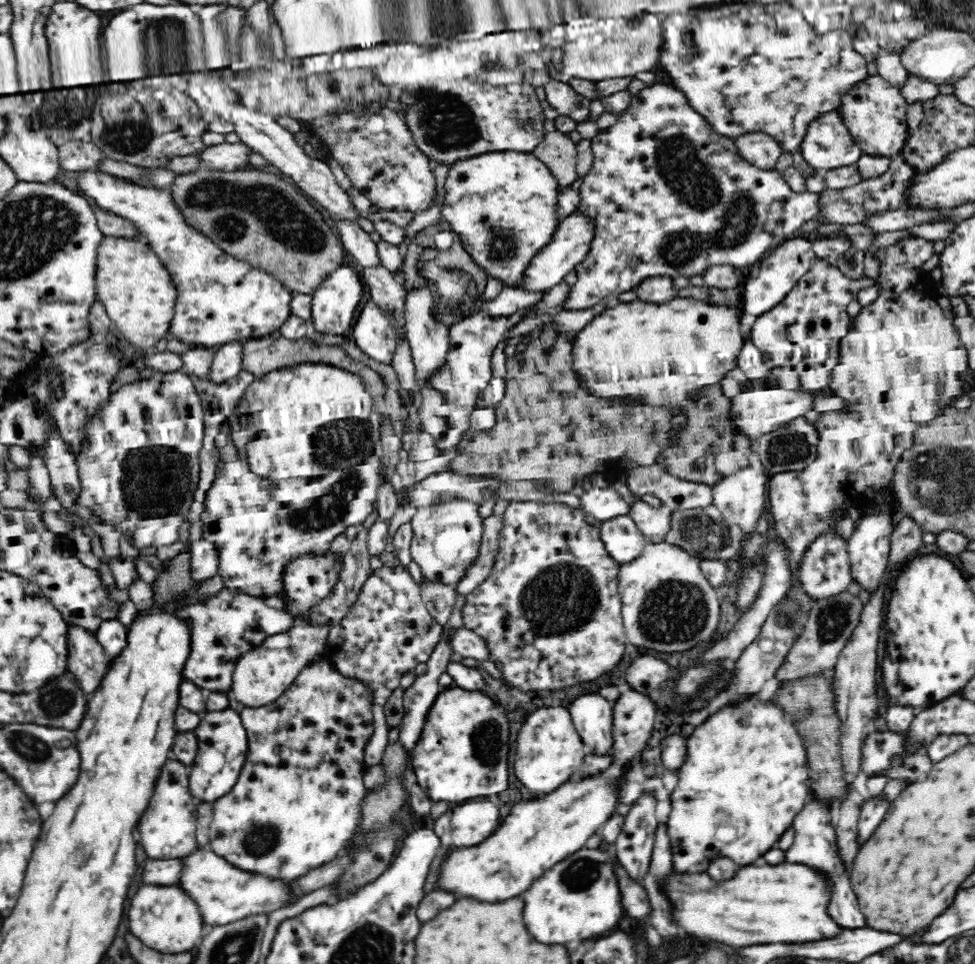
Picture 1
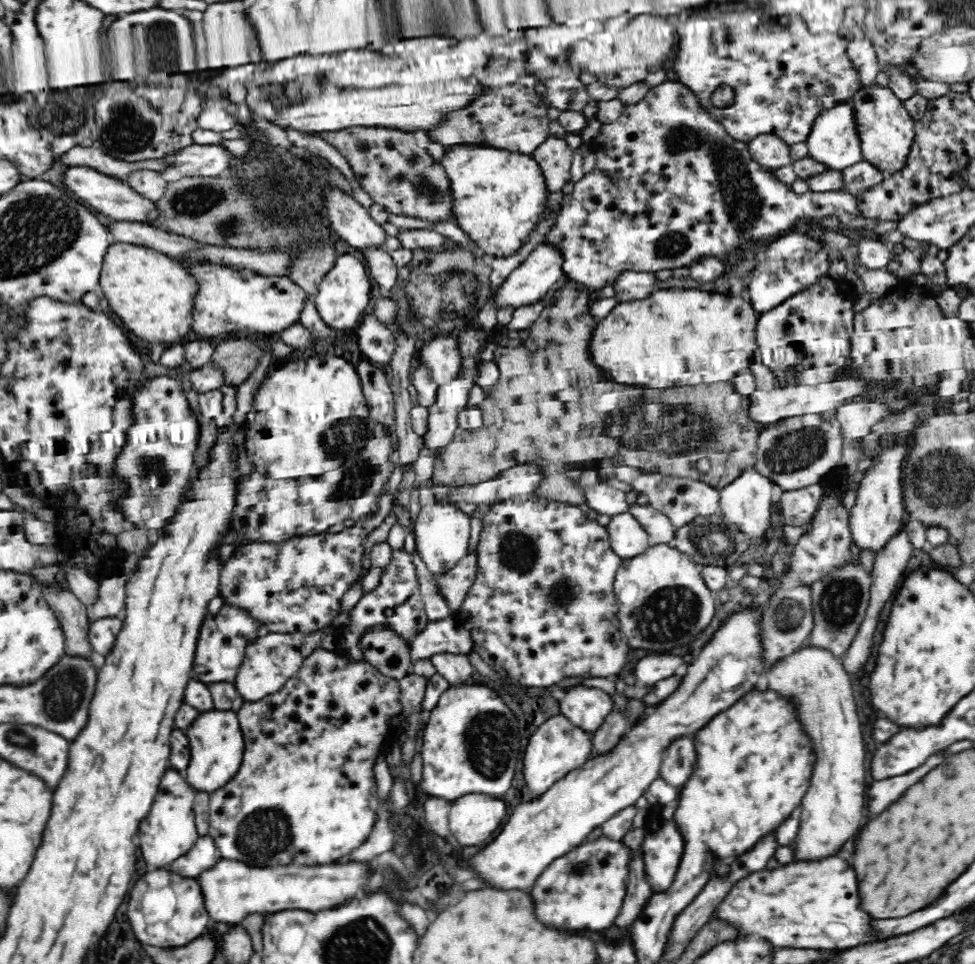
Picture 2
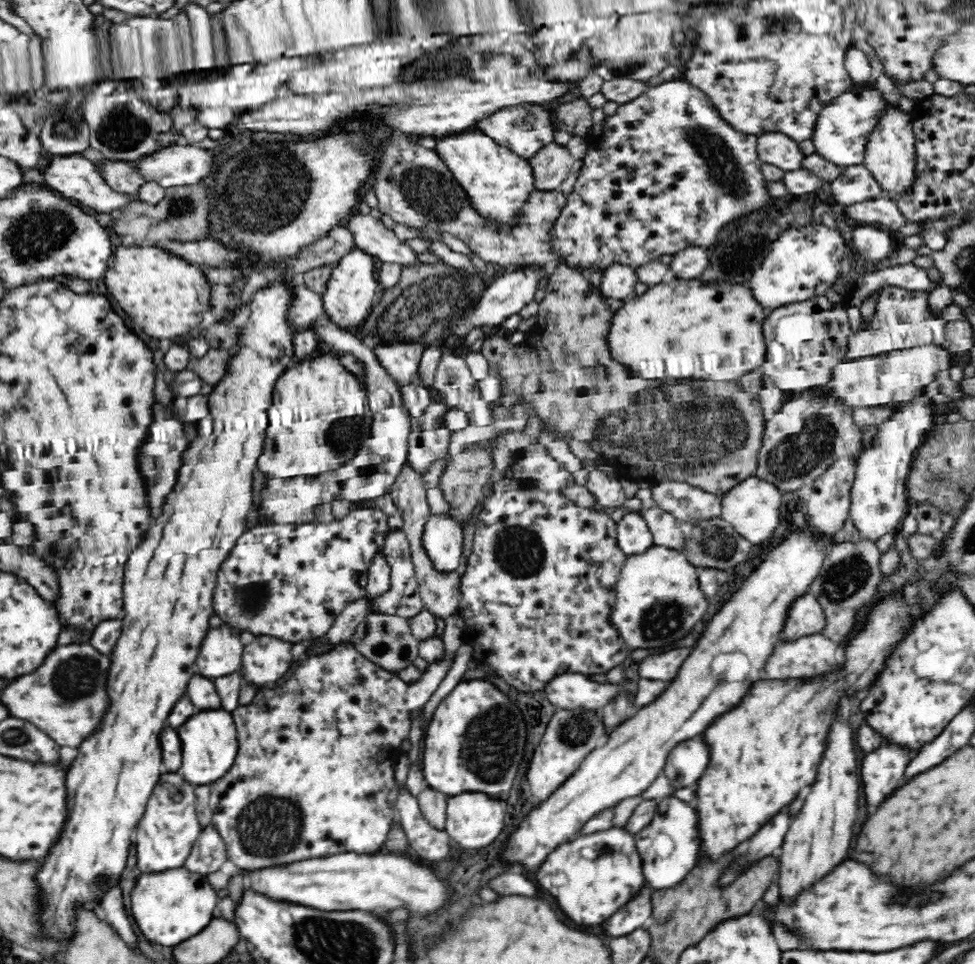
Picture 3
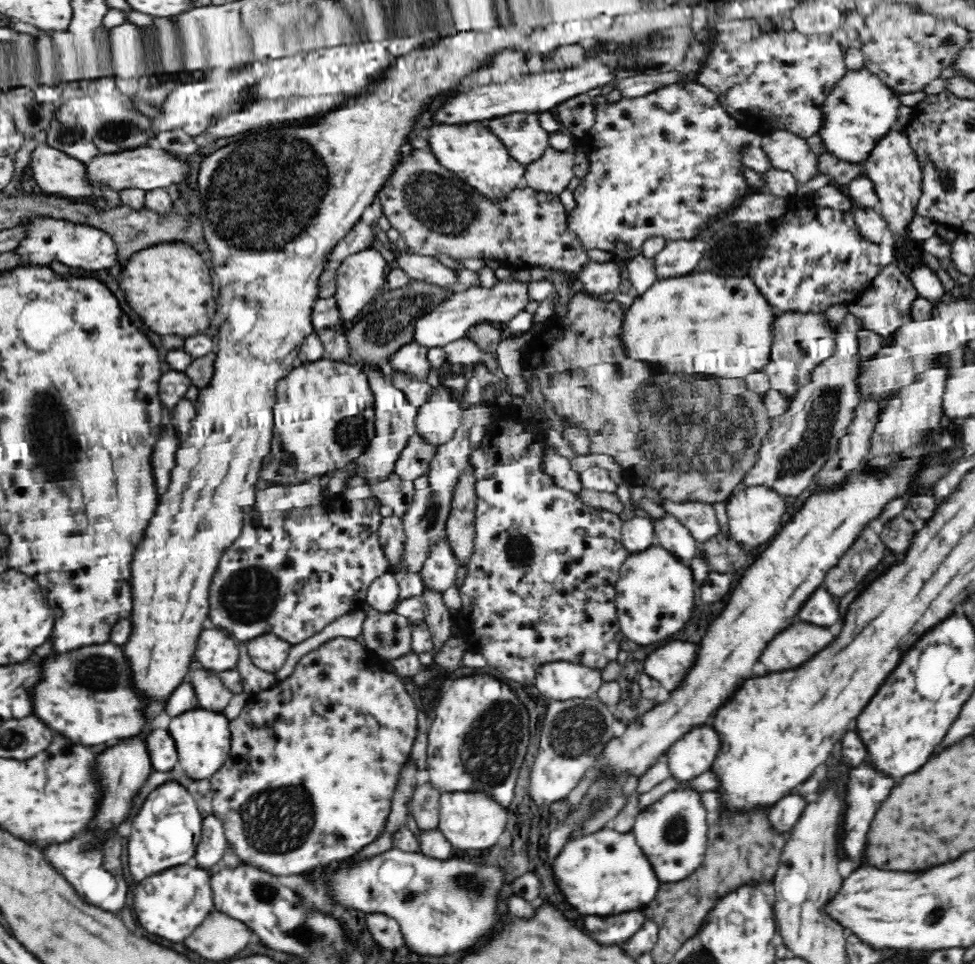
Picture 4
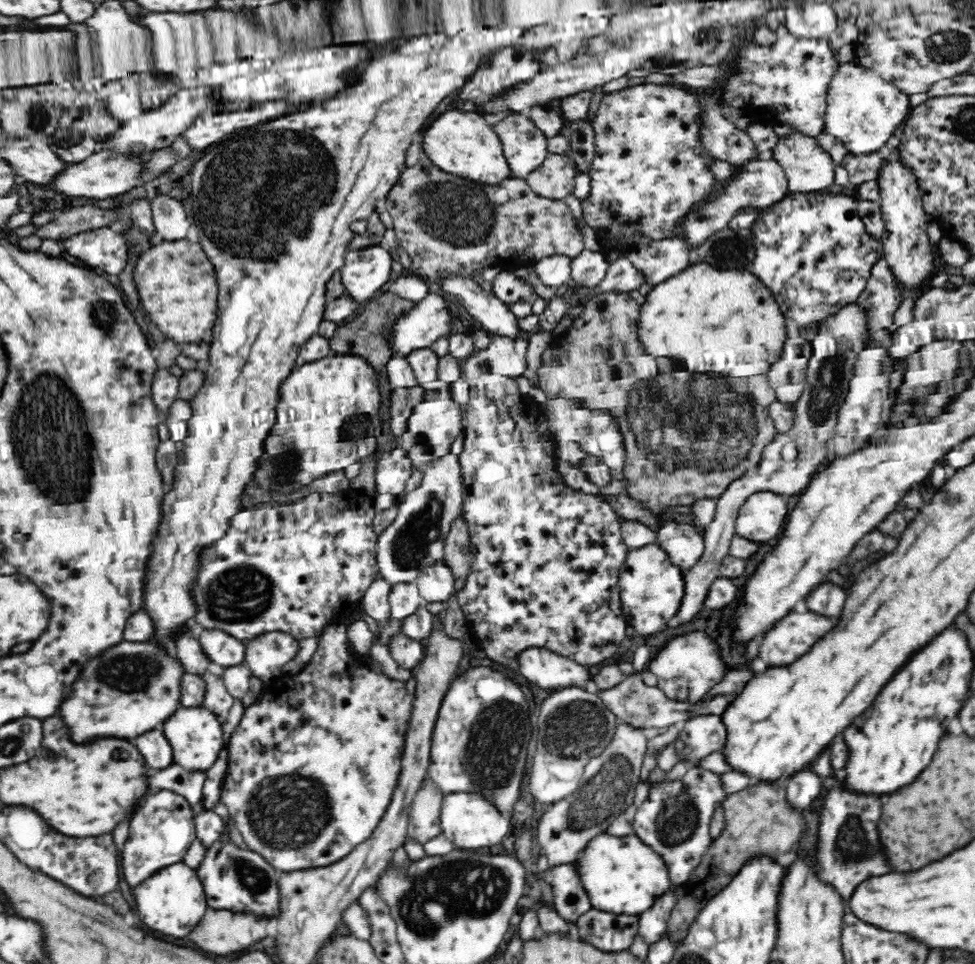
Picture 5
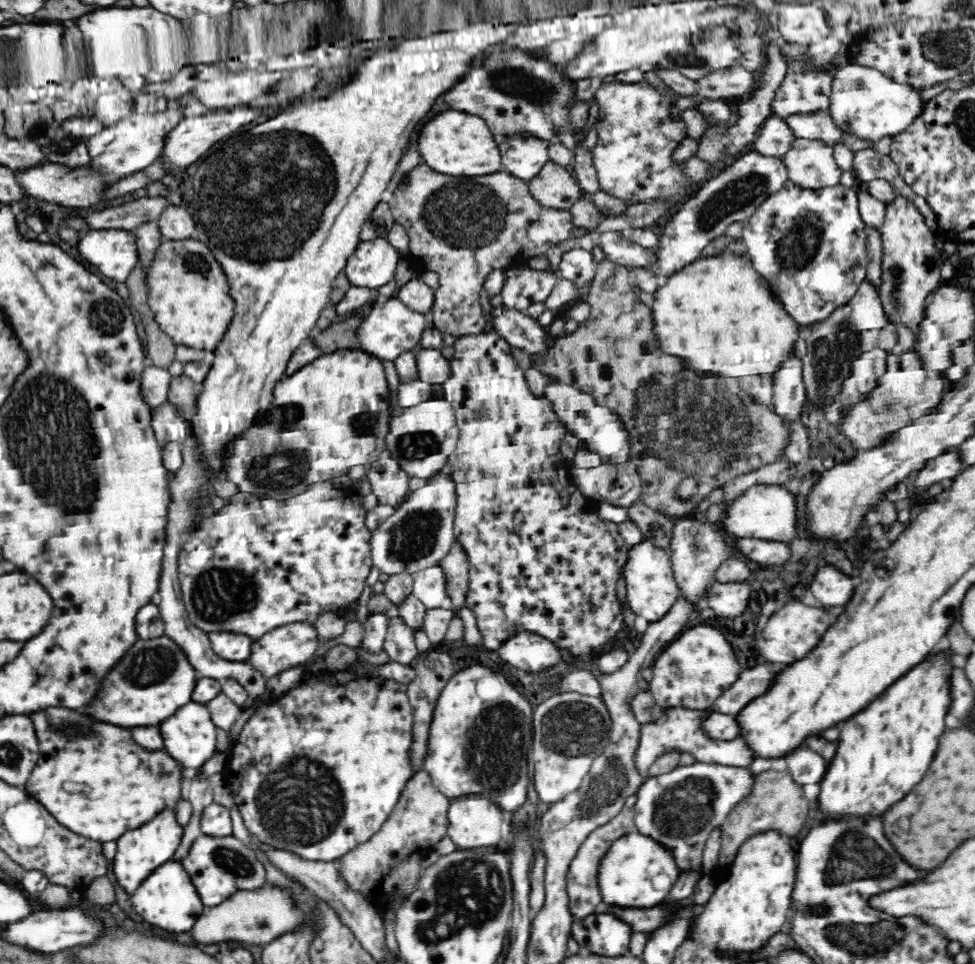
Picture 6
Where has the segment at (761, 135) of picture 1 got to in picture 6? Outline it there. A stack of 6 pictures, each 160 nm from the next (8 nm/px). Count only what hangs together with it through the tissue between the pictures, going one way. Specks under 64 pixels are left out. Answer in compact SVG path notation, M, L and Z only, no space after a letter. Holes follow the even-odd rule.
M797 138L785 154L783 163L790 180L810 189L837 185L843 172L834 159L832 147L823 140Z

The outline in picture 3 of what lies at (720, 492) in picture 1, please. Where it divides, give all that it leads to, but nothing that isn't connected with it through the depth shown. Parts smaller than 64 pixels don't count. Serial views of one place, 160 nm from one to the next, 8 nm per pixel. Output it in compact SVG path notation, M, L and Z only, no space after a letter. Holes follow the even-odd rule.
M752 476L735 484L721 496L721 517L742 534L751 544L766 540L780 520L781 493L778 487L758 476Z

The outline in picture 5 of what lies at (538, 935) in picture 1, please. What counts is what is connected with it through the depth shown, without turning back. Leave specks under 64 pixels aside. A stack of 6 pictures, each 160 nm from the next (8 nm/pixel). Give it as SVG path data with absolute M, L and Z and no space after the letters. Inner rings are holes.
M600 833L586 843L572 863L592 908L602 912L640 914L650 908L670 884L660 856L635 834L619 837Z

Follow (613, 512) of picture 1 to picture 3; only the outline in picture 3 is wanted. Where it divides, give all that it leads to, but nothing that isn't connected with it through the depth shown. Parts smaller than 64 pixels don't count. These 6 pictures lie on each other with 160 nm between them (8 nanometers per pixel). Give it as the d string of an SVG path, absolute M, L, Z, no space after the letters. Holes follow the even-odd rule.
M594 470L590 472L585 487L595 498L598 509L605 506L607 511L614 508L626 511L626 494L620 485L620 478L609 478L605 472Z

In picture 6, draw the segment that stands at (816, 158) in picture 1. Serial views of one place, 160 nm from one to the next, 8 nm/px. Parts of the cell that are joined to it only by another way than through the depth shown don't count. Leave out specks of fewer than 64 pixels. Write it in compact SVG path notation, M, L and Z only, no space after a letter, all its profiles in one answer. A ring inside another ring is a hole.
M849 62L844 68L835 70L828 109L840 131L864 140L880 140L884 136L893 137L904 132L923 111L925 102L921 92L910 84L894 82L874 68Z

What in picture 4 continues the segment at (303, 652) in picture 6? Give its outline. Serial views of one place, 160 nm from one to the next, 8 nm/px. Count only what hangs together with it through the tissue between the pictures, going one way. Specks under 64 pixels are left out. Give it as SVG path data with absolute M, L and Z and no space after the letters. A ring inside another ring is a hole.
M272 633L248 641L248 654L252 656L252 664L273 675L284 666L290 649L291 644Z

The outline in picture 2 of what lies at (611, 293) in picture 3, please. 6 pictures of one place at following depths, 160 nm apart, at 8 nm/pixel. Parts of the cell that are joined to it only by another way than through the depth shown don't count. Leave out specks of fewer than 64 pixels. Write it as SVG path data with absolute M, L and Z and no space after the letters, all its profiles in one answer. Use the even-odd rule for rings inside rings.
M624 272L613 288L616 292L614 298L621 303L629 300L644 300L652 296L658 288L661 288L661 282L654 273Z

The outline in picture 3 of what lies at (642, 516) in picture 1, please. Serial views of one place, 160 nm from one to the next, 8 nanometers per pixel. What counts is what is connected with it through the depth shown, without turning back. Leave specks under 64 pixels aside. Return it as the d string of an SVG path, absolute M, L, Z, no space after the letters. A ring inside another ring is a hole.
M656 506L642 508L638 513L645 518L656 545L681 550L686 529L676 522L674 516Z

